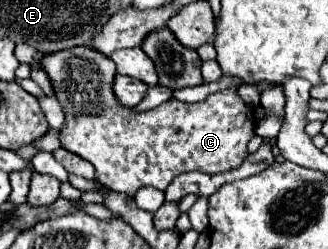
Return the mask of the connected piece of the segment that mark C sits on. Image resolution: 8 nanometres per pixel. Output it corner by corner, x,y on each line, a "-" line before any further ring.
89,45
43,55
43,69
49,75
55,97
63,103
65,111
65,123
59,129
61,147
87,159
95,167
95,181
119,193
135,195
135,191
145,185
165,191
167,185
185,171
203,171
213,175
235,169
247,157
247,143
255,137
255,121
249,115
253,109
247,109
235,89
217,91
199,103
169,99
155,109
135,111
133,107
123,107
113,93
113,81
117,75
115,63
107,55
99,55
99,51

